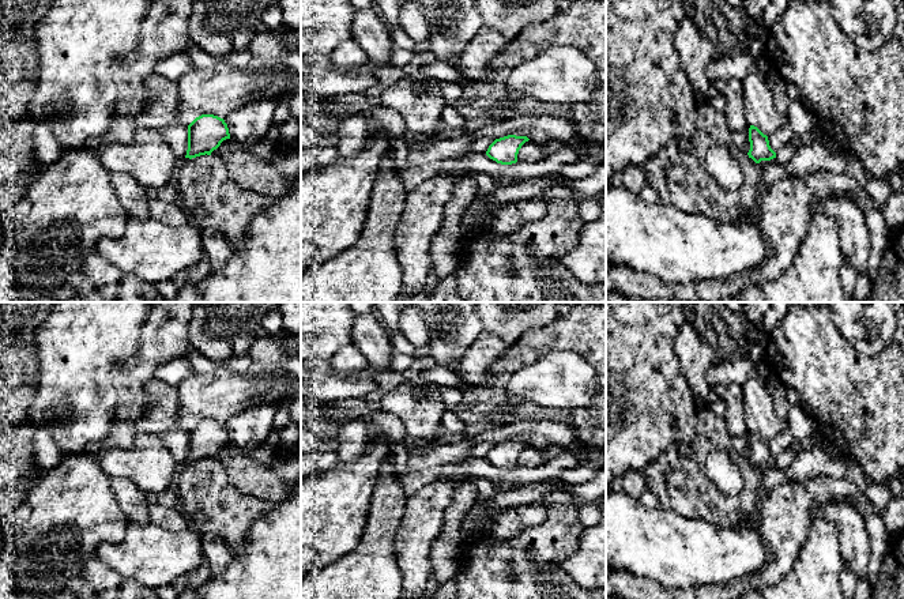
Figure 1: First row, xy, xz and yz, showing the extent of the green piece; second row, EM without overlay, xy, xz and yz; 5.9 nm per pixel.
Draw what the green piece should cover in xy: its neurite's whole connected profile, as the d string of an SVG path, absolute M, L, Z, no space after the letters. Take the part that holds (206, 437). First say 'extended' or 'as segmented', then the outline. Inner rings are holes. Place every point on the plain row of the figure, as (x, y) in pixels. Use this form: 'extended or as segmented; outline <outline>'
as segmented; outline M201 419L188 430L185 463L211 460L226 444L230 444L230 438L225 425L214 419Z

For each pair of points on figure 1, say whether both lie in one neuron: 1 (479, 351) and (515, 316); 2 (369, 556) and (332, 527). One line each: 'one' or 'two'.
1: one
2: two

